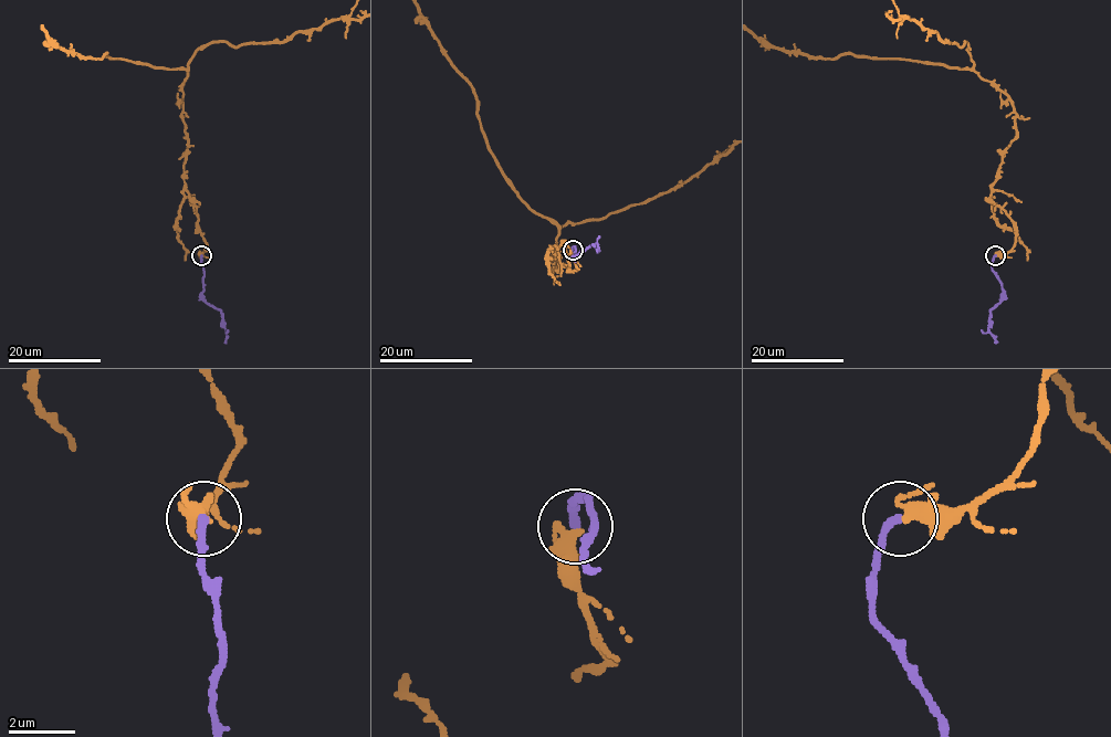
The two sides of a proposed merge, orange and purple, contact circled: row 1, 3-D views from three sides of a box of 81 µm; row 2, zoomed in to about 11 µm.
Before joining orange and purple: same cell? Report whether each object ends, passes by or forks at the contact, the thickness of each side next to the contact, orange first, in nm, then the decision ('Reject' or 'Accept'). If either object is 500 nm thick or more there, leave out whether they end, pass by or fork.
At the ring orange forks. At the ring purple ends. Thickness 280 nm (orange) against 260 nm. Accept

